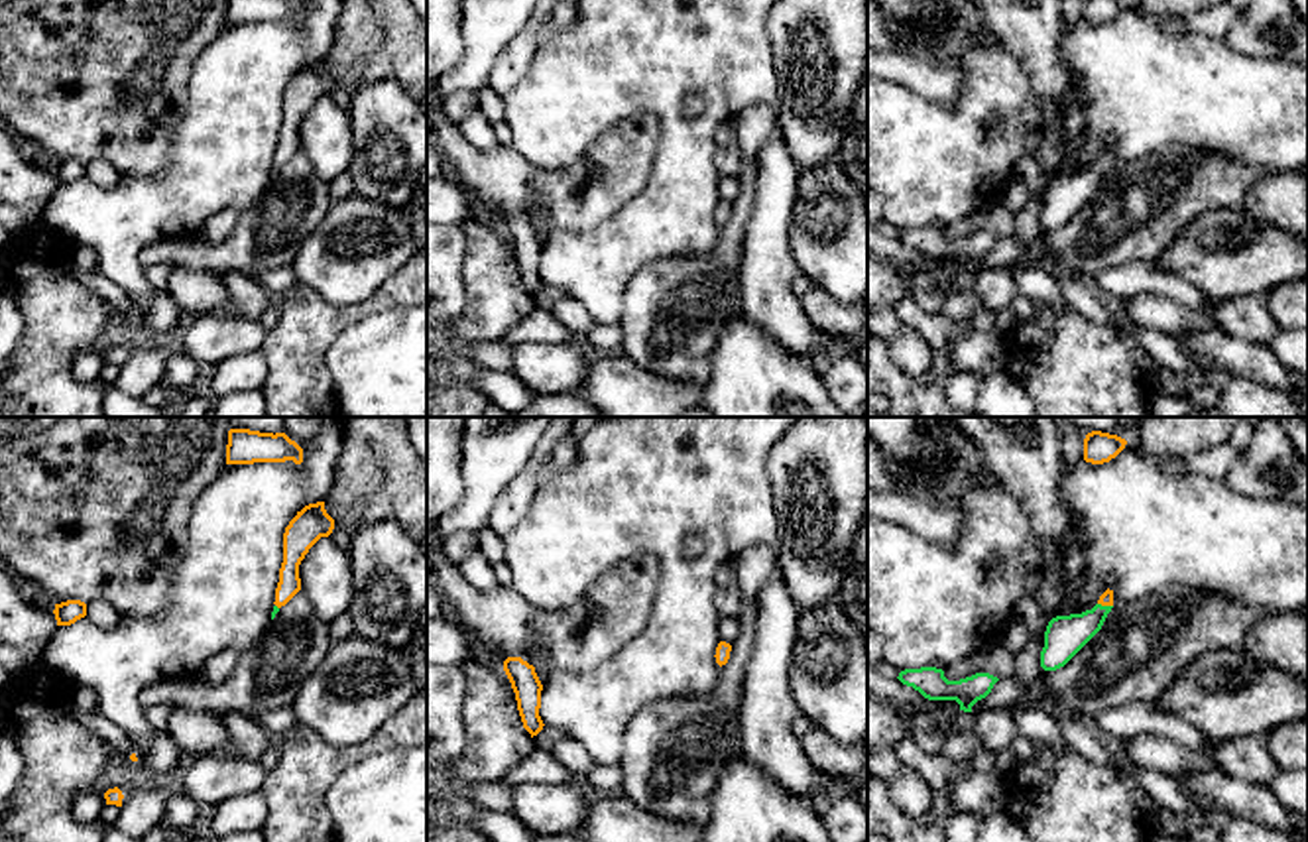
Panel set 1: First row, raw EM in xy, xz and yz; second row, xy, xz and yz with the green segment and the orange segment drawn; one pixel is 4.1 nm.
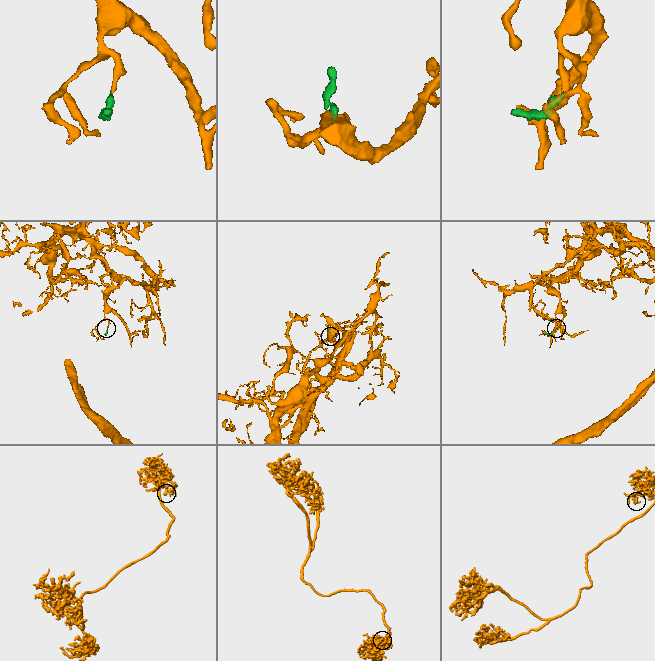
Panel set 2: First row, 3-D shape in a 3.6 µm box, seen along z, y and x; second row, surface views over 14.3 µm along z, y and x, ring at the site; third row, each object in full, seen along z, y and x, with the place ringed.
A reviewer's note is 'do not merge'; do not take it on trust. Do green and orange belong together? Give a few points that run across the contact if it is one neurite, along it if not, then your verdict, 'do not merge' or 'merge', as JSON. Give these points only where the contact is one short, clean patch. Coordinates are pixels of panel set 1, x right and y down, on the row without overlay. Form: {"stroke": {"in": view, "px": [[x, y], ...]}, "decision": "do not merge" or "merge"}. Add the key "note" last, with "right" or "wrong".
{"stroke": {"in": "yz", "px": [[1065, 195], [1088, 183], [1106, 166], [1106, 158]]}, "decision": "merge", "note": "wrong"}

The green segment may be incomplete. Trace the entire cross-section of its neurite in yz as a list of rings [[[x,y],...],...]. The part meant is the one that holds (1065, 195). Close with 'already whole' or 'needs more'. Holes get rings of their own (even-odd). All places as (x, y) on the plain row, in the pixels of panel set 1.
[[[1105,150],[1092,169],[1070,175],[1056,175],[1044,191],[1040,226],[1056,230],[1064,226],[1103,185],[1113,167],[1113,150]]]; needs more

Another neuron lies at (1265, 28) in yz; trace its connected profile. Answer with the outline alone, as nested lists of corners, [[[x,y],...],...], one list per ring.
[[[1251,0],[1237,14],[1225,39],[1247,57],[1308,65],[1308,24],[1290,0]]]

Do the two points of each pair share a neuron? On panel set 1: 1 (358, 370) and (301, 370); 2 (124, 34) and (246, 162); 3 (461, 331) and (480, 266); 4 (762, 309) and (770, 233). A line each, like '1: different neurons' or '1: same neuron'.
1: different neurons
2: different neurons
3: same neuron
4: same neuron

